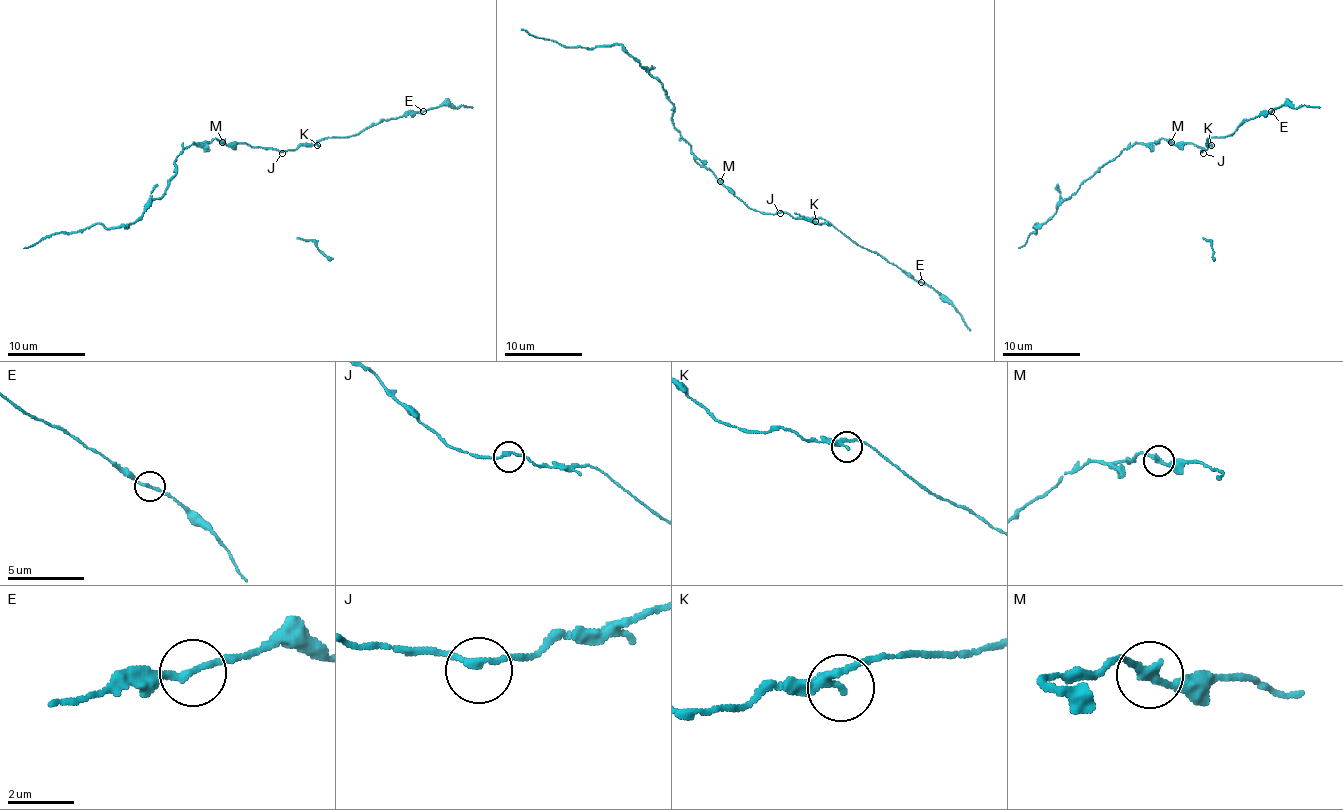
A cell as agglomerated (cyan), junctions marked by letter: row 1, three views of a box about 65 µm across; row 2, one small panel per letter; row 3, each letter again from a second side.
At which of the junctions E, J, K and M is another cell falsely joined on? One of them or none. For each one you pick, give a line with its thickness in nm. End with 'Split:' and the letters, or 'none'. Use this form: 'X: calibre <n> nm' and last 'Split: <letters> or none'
Split: none

